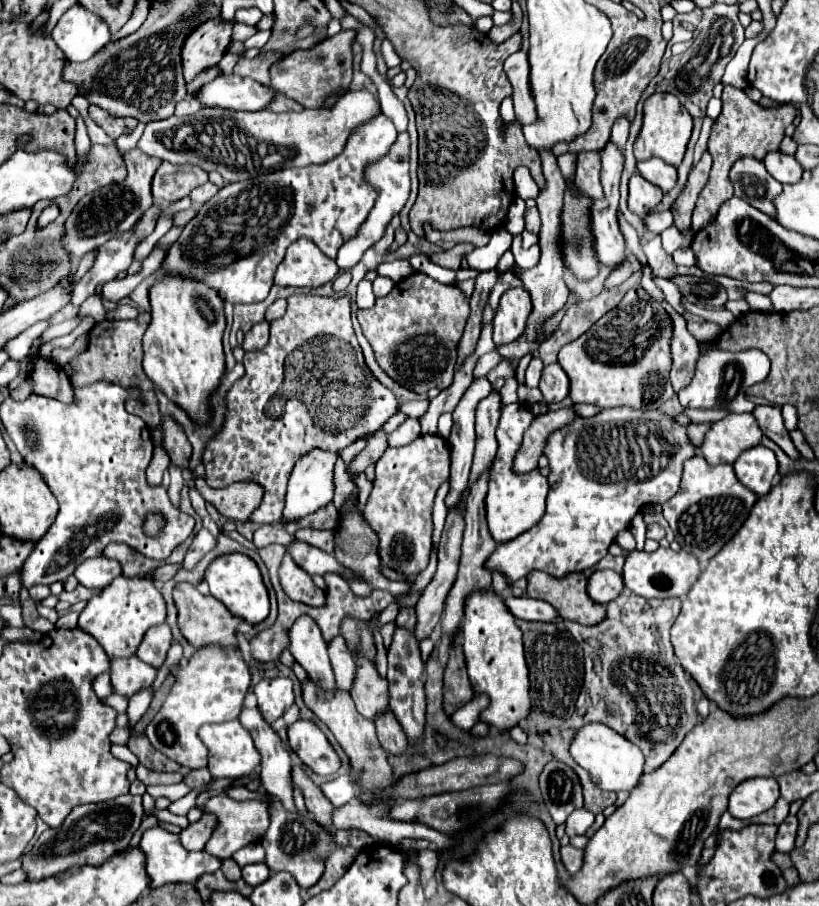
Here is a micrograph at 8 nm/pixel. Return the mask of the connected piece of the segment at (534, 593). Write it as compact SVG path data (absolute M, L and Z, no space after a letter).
M532 570L526 580L526 594L552 604L564 620L574 620L590 626L598 624L606 616L604 606L596 604L586 594L588 578L584 576L584 572L566 574L564 578L552 578L550 574Z

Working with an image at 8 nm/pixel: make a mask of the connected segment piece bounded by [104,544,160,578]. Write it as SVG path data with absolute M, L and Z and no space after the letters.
M108 544L104 548L104 556L120 562L122 574L128 576L128 578L148 574L148 572L152 572L154 568L160 566L160 562L156 562L152 558L146 558L144 554L132 550L128 544Z

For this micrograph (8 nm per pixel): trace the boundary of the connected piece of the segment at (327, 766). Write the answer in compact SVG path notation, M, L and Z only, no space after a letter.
M296 720L288 726L290 748L300 760L320 776L332 776L340 770L340 756L336 754L330 740L312 720Z

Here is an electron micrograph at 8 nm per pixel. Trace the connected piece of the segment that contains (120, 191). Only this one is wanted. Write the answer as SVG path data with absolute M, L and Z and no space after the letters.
M138 148L124 152L122 154L126 168L128 168L128 176L124 182L96 190L88 196L84 196L76 208L72 210L72 214L68 216L68 220L64 222L64 236L60 240L64 252L74 258L80 260L84 254L100 248L104 242L116 238L118 232L126 232L128 228L132 228L132 224L140 218L140 214L144 214L150 206L152 206L152 176L158 170L158 166L162 164L160 158L152 158L144 152L140 152Z

